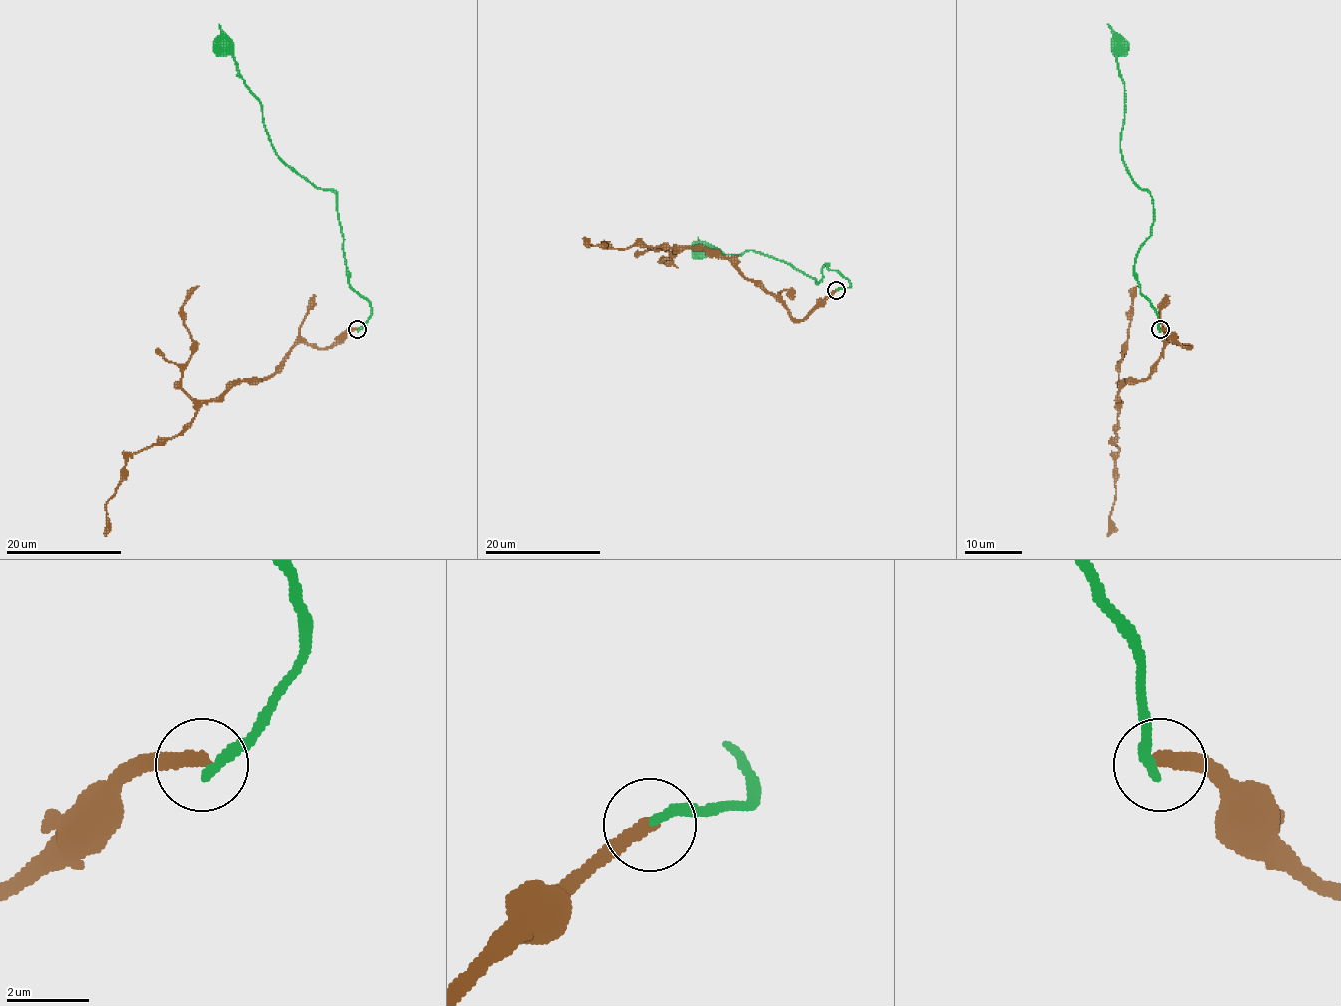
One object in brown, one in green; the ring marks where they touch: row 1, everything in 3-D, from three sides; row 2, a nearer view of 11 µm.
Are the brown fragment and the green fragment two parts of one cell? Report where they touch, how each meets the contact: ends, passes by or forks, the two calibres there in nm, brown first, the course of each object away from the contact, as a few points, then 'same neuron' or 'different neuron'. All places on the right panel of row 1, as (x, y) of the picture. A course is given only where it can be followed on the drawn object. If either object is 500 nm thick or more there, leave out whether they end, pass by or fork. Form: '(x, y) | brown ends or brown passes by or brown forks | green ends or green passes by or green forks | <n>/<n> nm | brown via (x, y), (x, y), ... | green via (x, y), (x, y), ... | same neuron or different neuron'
(1160, 329) | brown ends | green ends | 360/240 nm | brown via (1160, 329), (1189, 348), (1169, 342), (1147, 377), (1129, 380), (1120, 390), (1116, 500), (1107, 536) | green via (1159, 329), (1134, 271), (1136, 254), (1150, 235), (1152, 196), (1131, 179), (1121, 154), (1121, 47) | different neuron

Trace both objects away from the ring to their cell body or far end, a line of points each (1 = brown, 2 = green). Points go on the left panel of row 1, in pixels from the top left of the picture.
1: (358, 329), (326, 348), (298, 342), (268, 377), (236, 381), (178, 433), (134, 452), (106, 504), (105, 536)
2: (358, 329), (371, 315), (371, 304), (350, 286), (337, 196), (304, 179), (277, 154), (262, 105), (225, 47)

